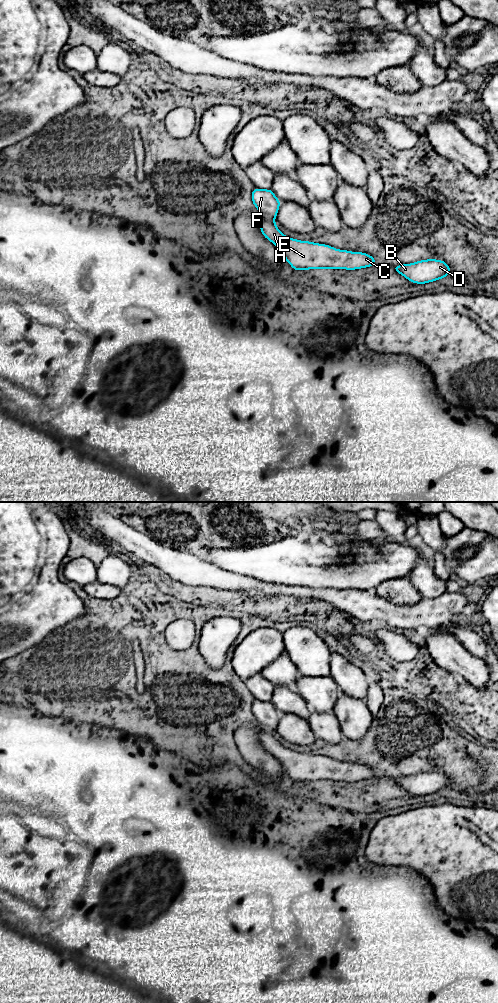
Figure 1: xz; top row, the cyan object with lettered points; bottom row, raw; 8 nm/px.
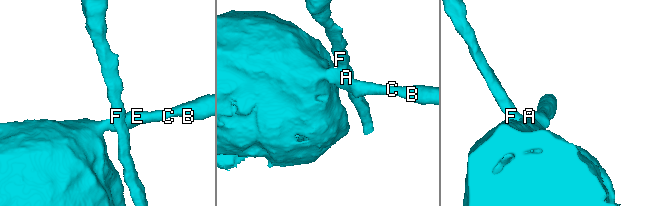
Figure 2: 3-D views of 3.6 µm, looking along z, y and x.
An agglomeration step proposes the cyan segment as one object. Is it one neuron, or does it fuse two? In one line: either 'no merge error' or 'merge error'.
merge error

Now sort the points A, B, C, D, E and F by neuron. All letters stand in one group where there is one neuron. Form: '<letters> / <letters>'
A B C D E / F

